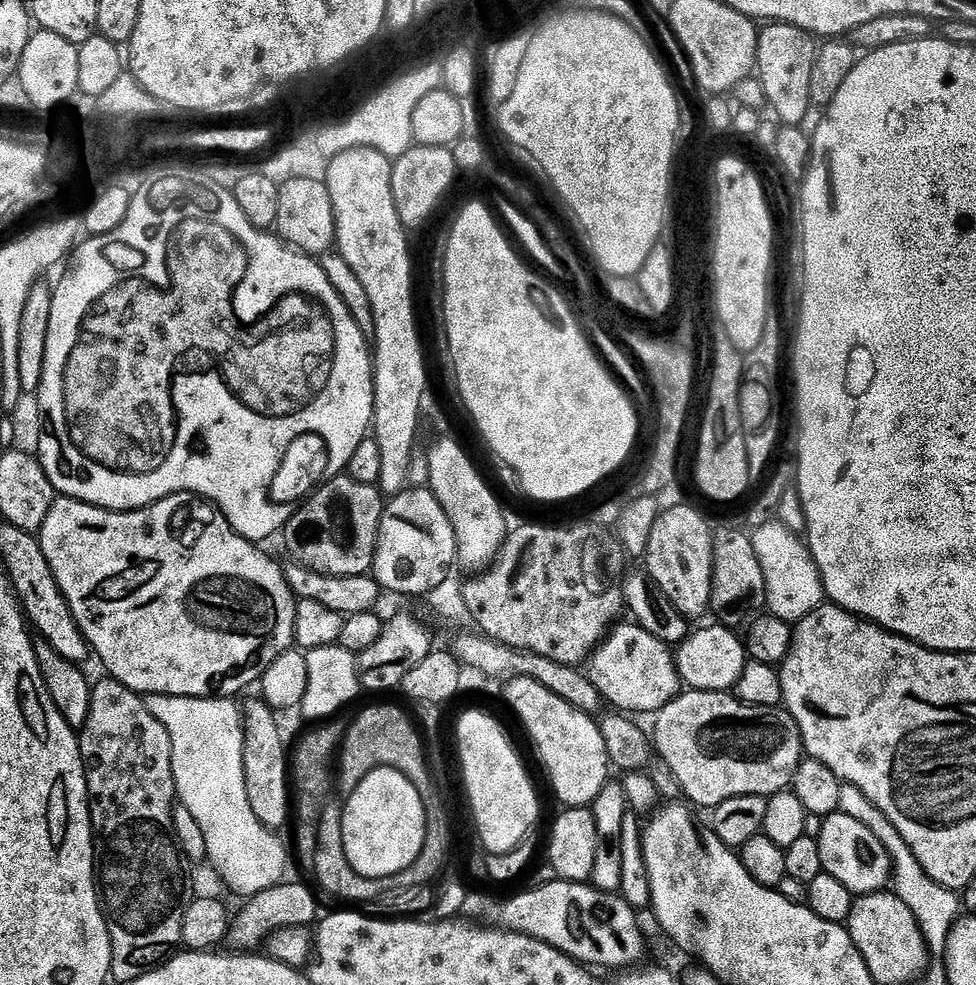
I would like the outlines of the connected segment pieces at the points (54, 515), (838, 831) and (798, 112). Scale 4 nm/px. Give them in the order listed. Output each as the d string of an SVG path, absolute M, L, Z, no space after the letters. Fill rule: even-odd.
M175 492L165 500L157 500L147 508L135 512L111 512L84 504L81 500L57 499L44 525L40 527L38 539L50 562L50 570L70 606L72 616L88 639L91 651L100 655L108 667L107 675L122 682L130 690L145 698L153 696L187 696L189 698L236 698L243 688L255 685L266 674L266 670L283 652L296 644L296 605L298 597L286 582L284 568L276 565L257 545L242 538L232 528L232 520L224 517L218 509L202 496L190 492Z
M833 814L824 820L819 841L824 872L838 878L838 882L842 882L842 886L846 886L846 890L850 890L853 897L869 896L871 892L883 892L889 887L892 879L890 854L886 850L886 846L882 846L882 842L878 838L874 838L874 834L870 830L866 830L866 826L862 822L854 822L854 818L843 814Z
M769 23L759 29L760 41L756 51L756 72L761 86L764 87L764 97L767 107L776 111L775 119L784 126L800 126L808 116L808 108L813 107L810 98L810 74L814 70L816 61L817 41L809 33L795 28L792 24Z

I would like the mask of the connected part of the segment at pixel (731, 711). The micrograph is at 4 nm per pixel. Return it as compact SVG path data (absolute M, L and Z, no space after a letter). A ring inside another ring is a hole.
M688 690L668 703L655 717L654 748L659 759L660 756L664 759L661 760L663 767L672 772L680 783L683 795L692 799L693 805L716 808L719 804L727 805L738 796L771 798L783 793L787 789L784 787L795 781L796 771L806 756L804 739L794 718L787 710L780 713L779 720L771 711L748 707L728 692Z

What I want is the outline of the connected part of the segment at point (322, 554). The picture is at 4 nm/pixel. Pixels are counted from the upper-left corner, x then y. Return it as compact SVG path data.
M347 474L341 476L341 480L329 479L299 509L301 512L287 521L288 552L295 563L318 574L368 576L376 561L376 543L380 541L380 522L386 515L386 500L379 487L360 484Z

